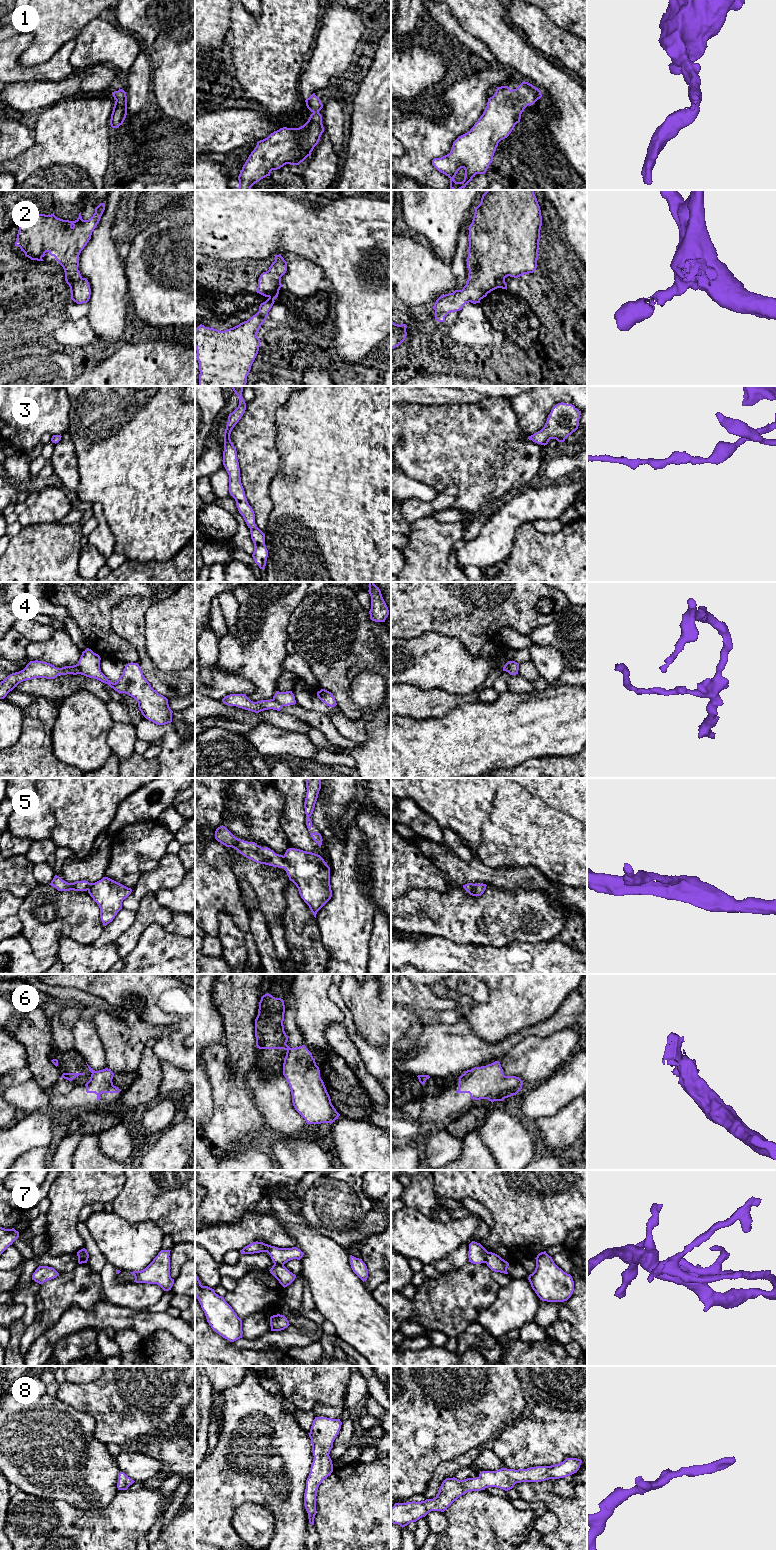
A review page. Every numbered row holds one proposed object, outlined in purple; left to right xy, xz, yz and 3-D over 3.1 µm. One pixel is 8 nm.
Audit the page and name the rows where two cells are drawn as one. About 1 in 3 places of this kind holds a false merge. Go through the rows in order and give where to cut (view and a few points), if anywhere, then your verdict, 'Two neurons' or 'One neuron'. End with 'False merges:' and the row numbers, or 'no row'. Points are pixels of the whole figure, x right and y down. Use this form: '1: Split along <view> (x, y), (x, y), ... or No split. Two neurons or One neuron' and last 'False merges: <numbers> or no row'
1: No split. One neuron
2: No split. One neuron
3: No split. One neuron
4: Split along xz (273, 698), (283, 705). Two neurons
5: No split. One neuron
6: Split along xz (290, 1048), (287, 1051). Two neurons
7: Split along yz (488, 1252), (484, 1262). Two neurons
8: No split. One neuron
False merges: 4, 6, 7

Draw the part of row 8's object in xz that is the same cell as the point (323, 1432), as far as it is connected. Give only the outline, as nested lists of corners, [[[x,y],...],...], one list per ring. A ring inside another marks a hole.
[[[315,1417],[308,1433],[311,1439],[314,1459],[306,1480],[304,1505],[308,1513],[309,1523],[312,1525],[314,1525],[316,1515],[317,1489],[322,1481],[333,1472],[333,1464],[329,1454],[341,1425],[340,1419]]]

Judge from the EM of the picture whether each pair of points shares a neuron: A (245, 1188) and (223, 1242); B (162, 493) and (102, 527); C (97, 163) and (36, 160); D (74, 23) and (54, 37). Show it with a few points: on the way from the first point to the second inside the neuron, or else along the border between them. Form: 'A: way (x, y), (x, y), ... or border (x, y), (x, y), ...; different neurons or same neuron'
A: border (251, 1209), (237, 1221), (208, 1227); different neurons
B: border (98, 502), (113, 536), (113, 547); different neurons
C: way (82, 162), (51, 160); same neuron
D: way (69, 23), (59, 32); same neuron

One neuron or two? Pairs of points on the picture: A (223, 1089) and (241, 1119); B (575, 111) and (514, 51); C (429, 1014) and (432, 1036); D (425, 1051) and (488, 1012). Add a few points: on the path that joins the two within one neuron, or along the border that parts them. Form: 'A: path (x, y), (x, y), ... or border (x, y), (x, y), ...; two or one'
A: path (230, 1096), (234, 1112); one
B: path (561, 96), (529, 64); one
C: border (438, 1023), (428, 1025), (421, 1032); two
D: border (463, 1018), (470, 1028), (484, 1041); two

